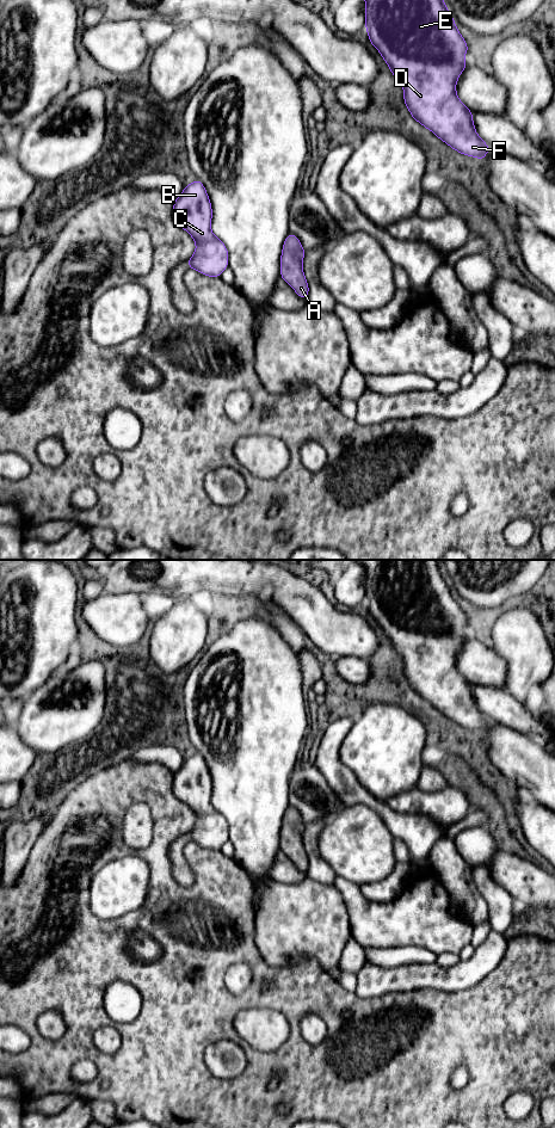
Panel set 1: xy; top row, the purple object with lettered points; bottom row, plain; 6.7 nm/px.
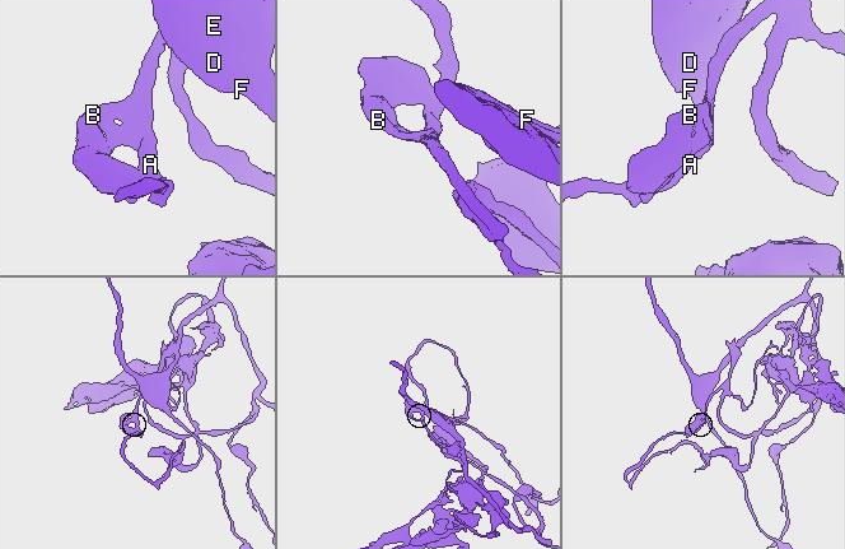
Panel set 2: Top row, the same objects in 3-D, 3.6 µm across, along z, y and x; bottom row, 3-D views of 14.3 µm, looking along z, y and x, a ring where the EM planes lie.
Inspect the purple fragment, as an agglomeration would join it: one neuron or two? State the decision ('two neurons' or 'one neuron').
one neuron

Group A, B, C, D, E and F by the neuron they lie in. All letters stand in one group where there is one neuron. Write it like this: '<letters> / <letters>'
A B C D E F

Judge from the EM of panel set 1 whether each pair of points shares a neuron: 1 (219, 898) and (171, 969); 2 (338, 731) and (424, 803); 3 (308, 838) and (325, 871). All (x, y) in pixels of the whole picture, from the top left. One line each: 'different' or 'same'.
1: same
2: different
3: same

